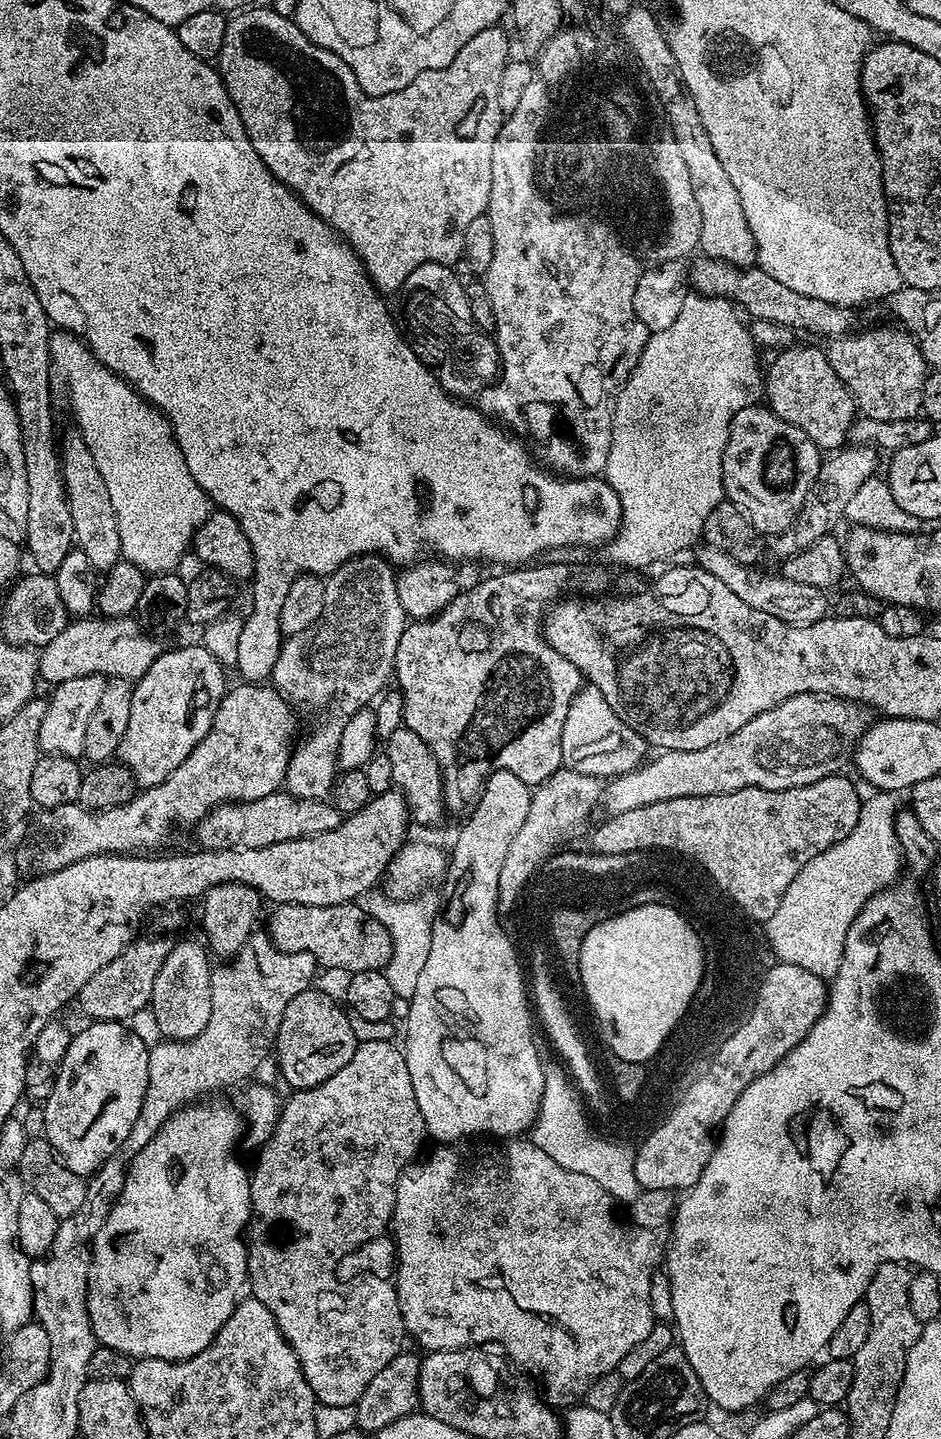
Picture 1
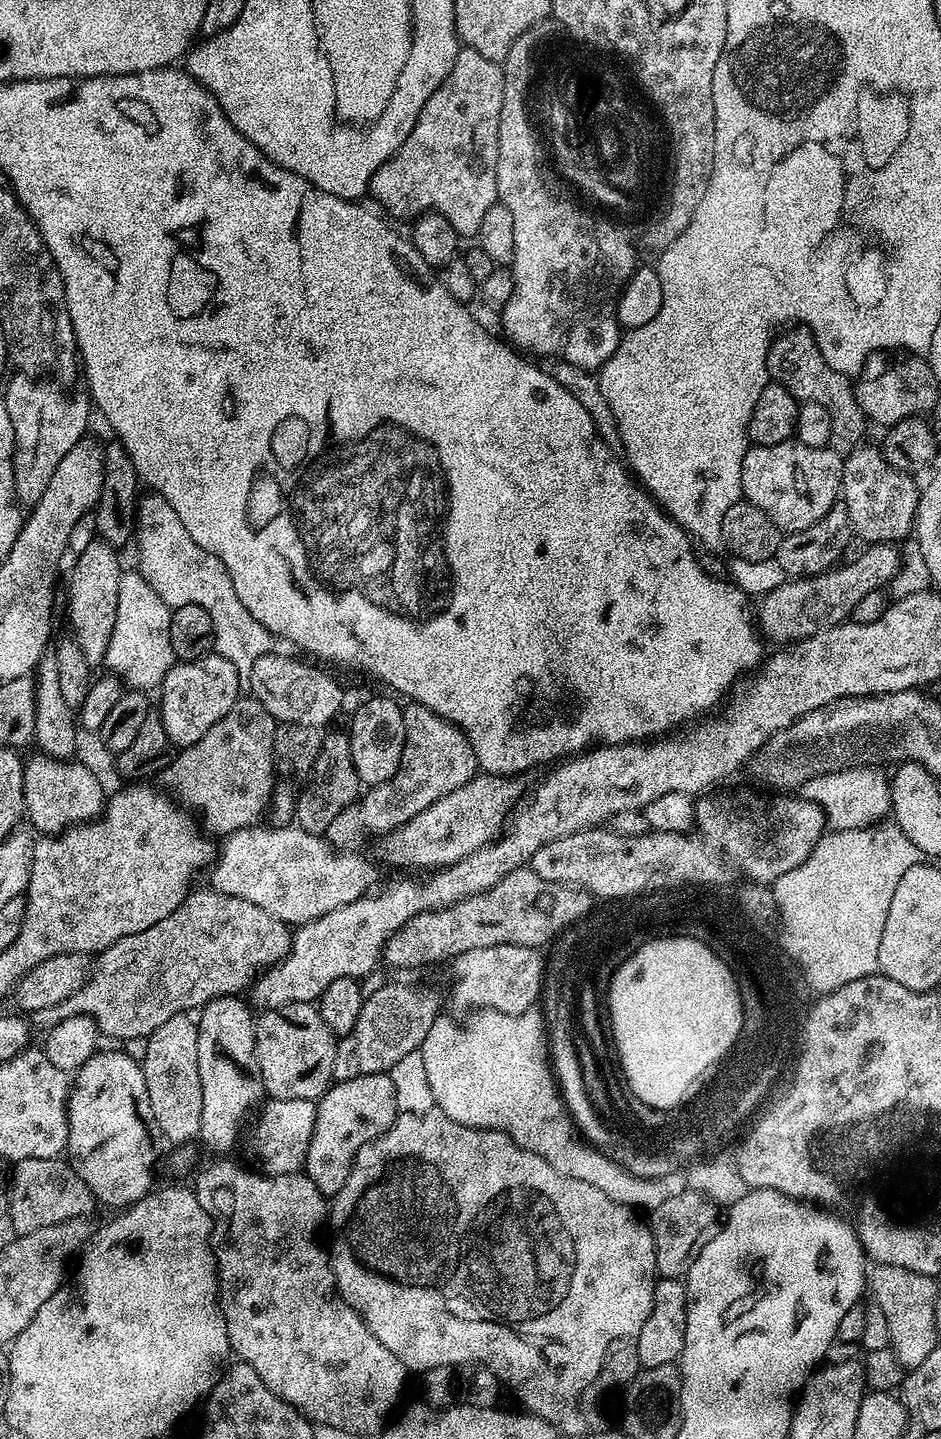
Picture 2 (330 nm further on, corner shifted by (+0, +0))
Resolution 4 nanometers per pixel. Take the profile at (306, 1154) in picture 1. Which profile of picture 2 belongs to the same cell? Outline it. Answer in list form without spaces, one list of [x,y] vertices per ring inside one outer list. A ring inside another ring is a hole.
[[[387,1071],[333,1083],[316,1106],[314,1134],[310,1138],[310,1150],[304,1159],[303,1175],[308,1176],[321,1196],[335,1198],[350,1178],[358,1150],[390,1130],[397,1115],[396,1090]]]

